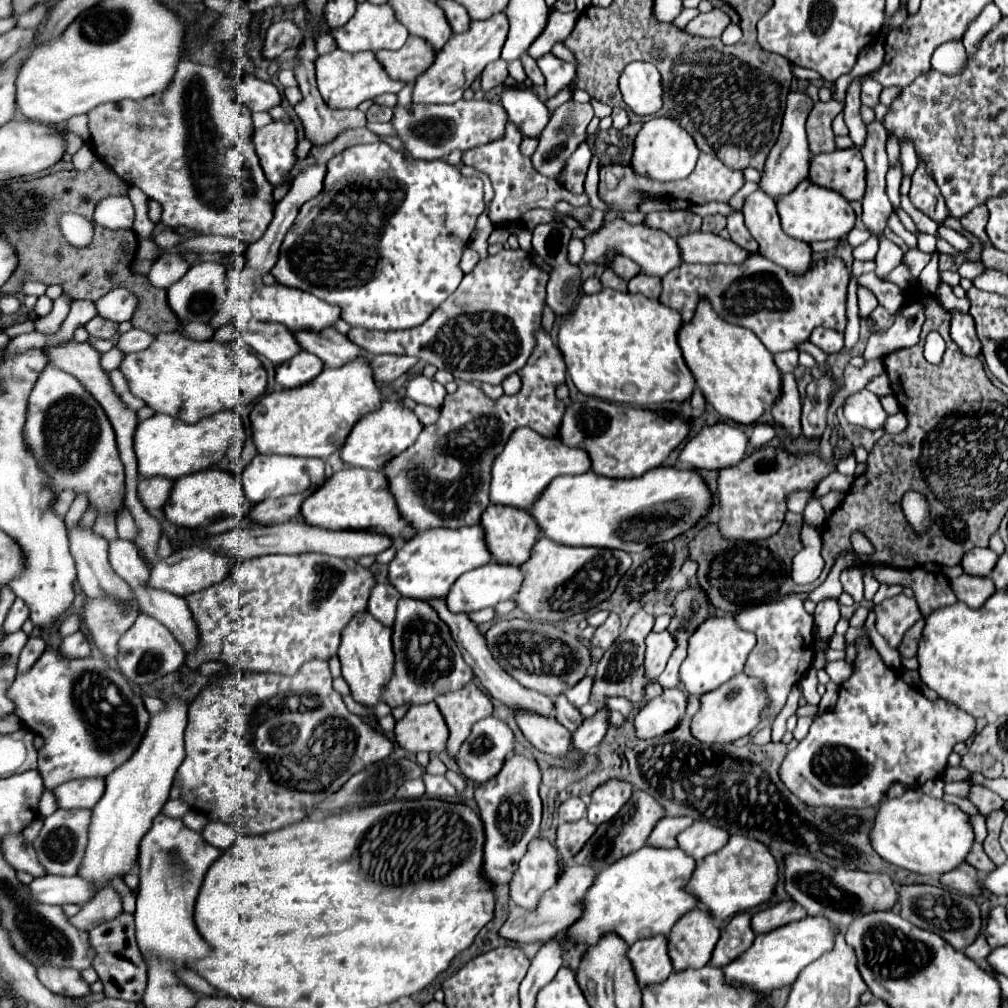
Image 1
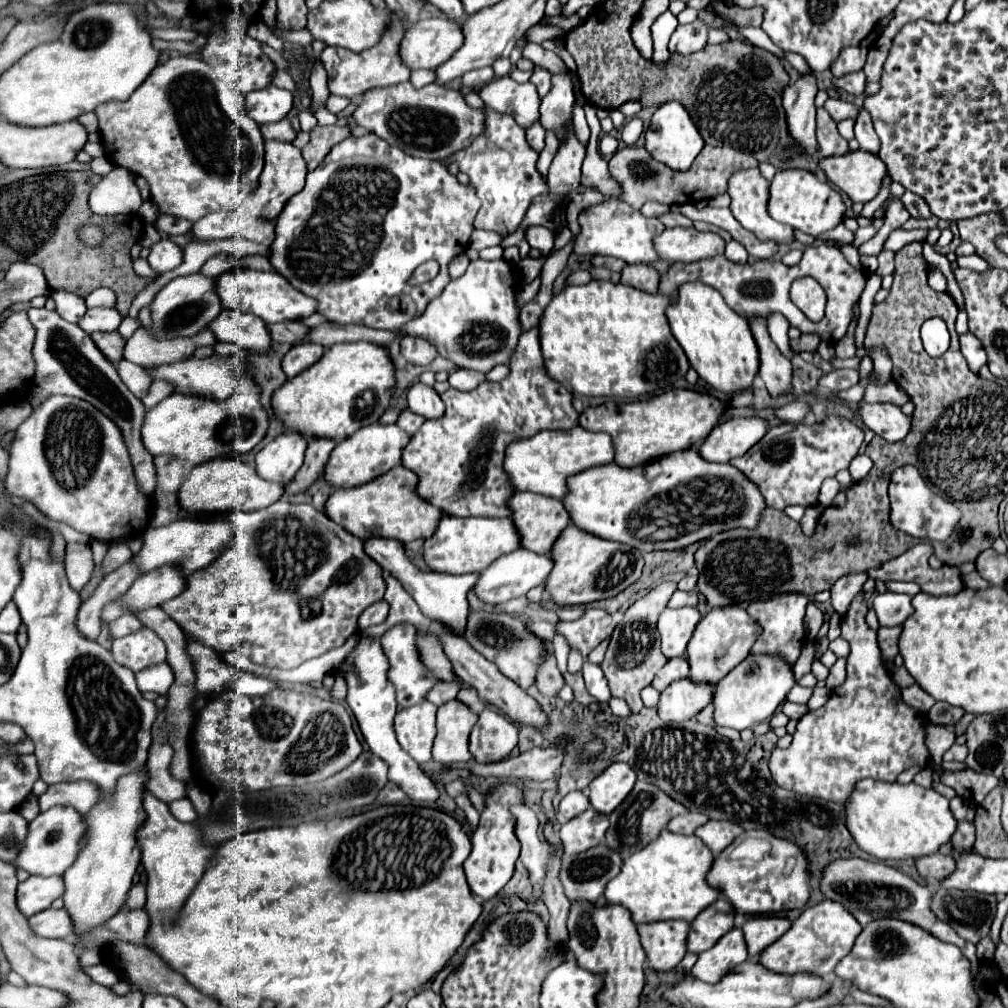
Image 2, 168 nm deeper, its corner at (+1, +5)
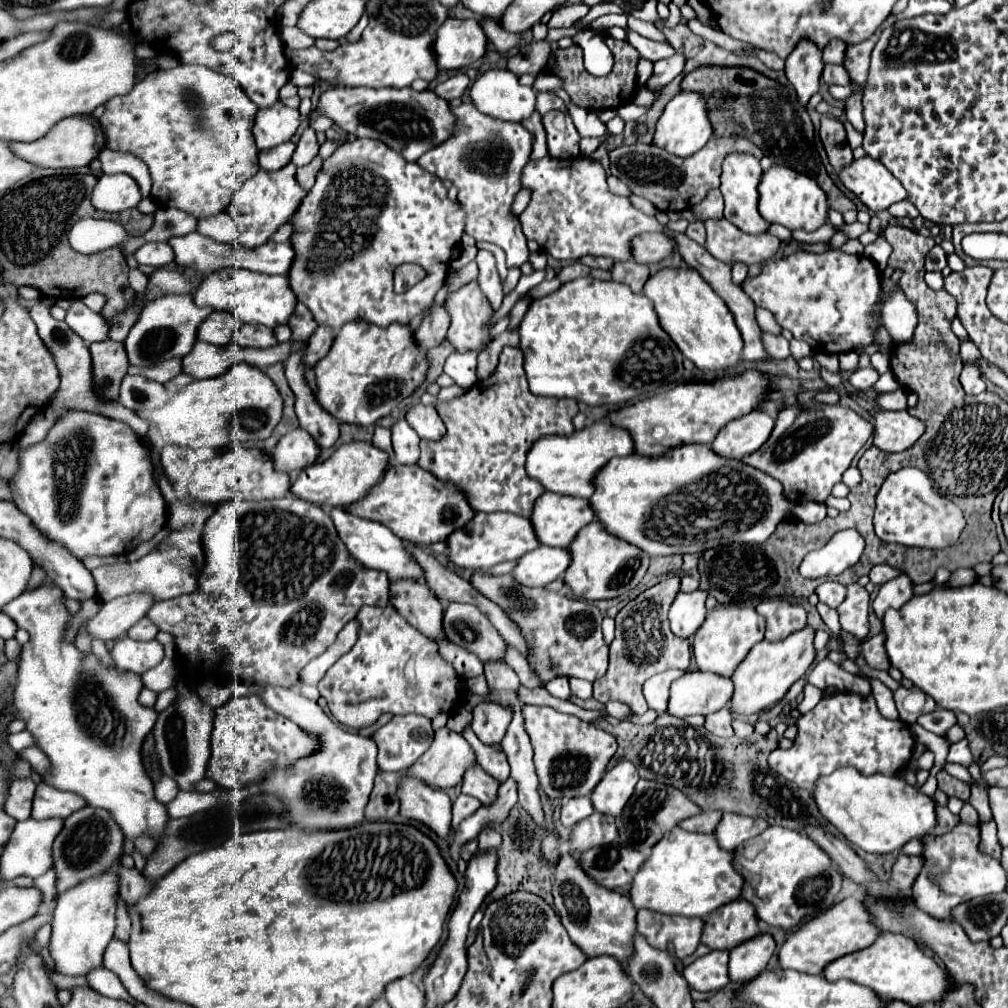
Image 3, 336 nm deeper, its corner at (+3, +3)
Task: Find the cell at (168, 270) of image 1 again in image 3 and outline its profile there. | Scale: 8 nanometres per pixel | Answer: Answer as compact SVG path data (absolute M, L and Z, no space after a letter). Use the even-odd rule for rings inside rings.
M145 243L143 247L139 247L135 251L135 259L137 259L137 263L151 265L151 267L159 269L159 267L173 263L175 253L169 243Z

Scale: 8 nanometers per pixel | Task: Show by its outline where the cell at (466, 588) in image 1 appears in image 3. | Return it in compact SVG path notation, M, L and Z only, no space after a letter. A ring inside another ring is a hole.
M539 545L537 549L525 553L515 569L511 571L513 579L525 587L545 587L563 575L569 567L569 551L557 547Z

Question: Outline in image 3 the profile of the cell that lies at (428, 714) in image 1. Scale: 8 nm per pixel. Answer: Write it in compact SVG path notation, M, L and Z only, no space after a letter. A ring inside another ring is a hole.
M397 715L373 733L379 747L381 771L409 769L431 745L431 719L421 715Z

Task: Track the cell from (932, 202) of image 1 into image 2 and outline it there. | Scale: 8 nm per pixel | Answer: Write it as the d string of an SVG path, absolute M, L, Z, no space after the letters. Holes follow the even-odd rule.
M905 191L905 195L901 197L901 203L905 205L905 209L915 219L927 219L927 217L931 217L931 211L929 211L925 199L919 197L919 195L915 195L915 193L911 193L911 191Z

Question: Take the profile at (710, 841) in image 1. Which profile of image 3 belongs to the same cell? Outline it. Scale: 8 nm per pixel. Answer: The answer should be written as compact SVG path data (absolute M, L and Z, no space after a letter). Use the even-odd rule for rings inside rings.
M725 813L715 827L715 837L721 849L733 851L741 843L757 837L761 831L765 831L767 825L761 819L753 817L737 817L735 813Z

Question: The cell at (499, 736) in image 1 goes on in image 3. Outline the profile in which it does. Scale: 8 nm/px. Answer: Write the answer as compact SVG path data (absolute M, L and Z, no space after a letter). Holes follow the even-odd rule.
M477 705L473 709L473 731L475 735L479 737L479 741L483 741L485 745L493 747L493 745L501 745L505 733L507 733L507 727L509 727L509 709L501 709L501 705Z

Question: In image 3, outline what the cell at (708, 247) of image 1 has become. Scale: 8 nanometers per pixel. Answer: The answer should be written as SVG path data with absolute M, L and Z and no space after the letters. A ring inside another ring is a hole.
M665 231L661 233L641 233L641 237L635 237L633 241L633 259L637 263L659 263L673 255L677 251L677 245L673 237Z

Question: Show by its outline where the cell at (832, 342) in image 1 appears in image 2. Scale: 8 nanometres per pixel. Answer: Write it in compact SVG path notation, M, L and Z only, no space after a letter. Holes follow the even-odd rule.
M801 335L799 339L793 339L793 341L791 341L791 351L793 351L793 353L815 351L819 343L821 343L821 339L819 339L817 335Z

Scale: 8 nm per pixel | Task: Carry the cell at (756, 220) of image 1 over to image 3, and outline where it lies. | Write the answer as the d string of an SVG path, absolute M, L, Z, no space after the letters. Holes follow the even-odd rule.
M731 153L723 161L723 173L721 173L721 193L725 199L725 217L737 225L741 231L751 235L761 235L769 231L769 221L765 221L759 213L759 187L761 183L761 167L759 159L745 153Z

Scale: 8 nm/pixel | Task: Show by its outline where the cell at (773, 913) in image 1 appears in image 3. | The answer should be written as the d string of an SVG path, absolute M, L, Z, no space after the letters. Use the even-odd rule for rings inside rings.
M761 933L751 937L751 941L743 941L731 949L729 959L729 977L731 981L743 983L767 967L767 961L775 953L775 939L769 933Z

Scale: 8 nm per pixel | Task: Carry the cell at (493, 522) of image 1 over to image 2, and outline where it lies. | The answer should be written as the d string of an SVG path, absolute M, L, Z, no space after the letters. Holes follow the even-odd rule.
M515 493L509 501L515 527L521 533L525 549L535 553L551 553L555 539L569 525L563 501L535 493Z

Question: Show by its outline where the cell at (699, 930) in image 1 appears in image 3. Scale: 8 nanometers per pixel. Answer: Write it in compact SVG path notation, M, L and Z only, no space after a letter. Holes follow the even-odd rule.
M735 899L705 917L701 945L707 945L709 949L733 949L741 941L759 933L753 905L743 899Z

